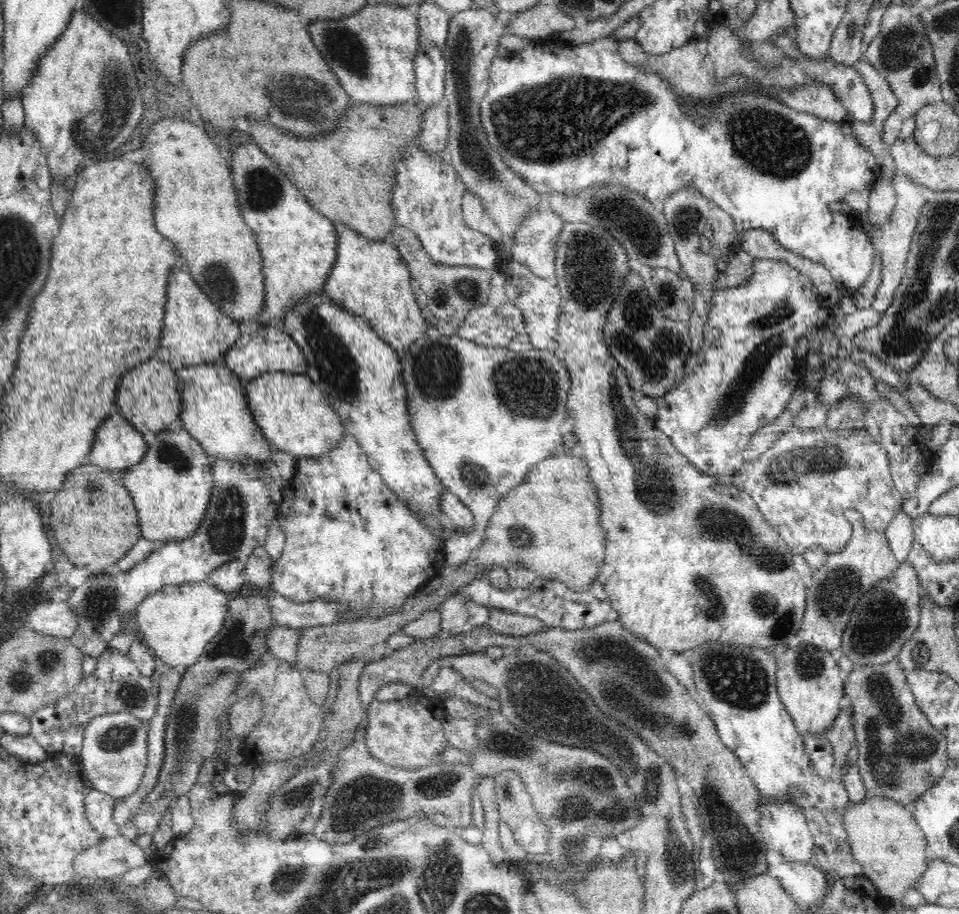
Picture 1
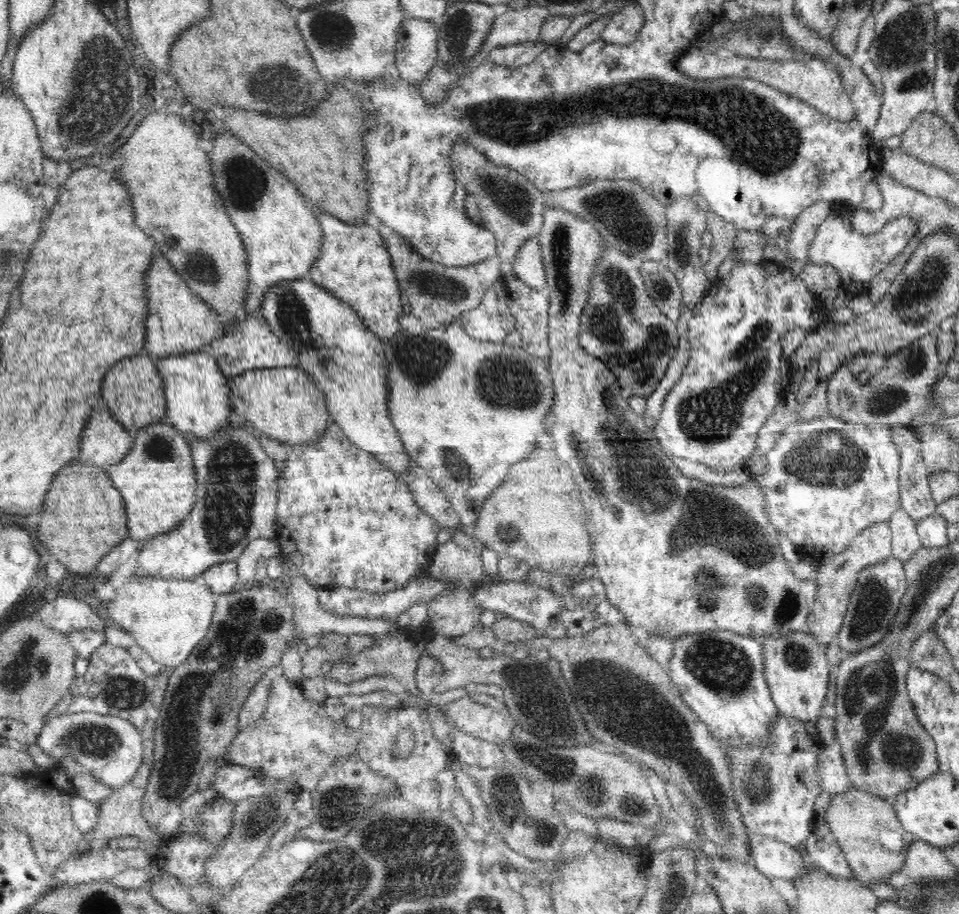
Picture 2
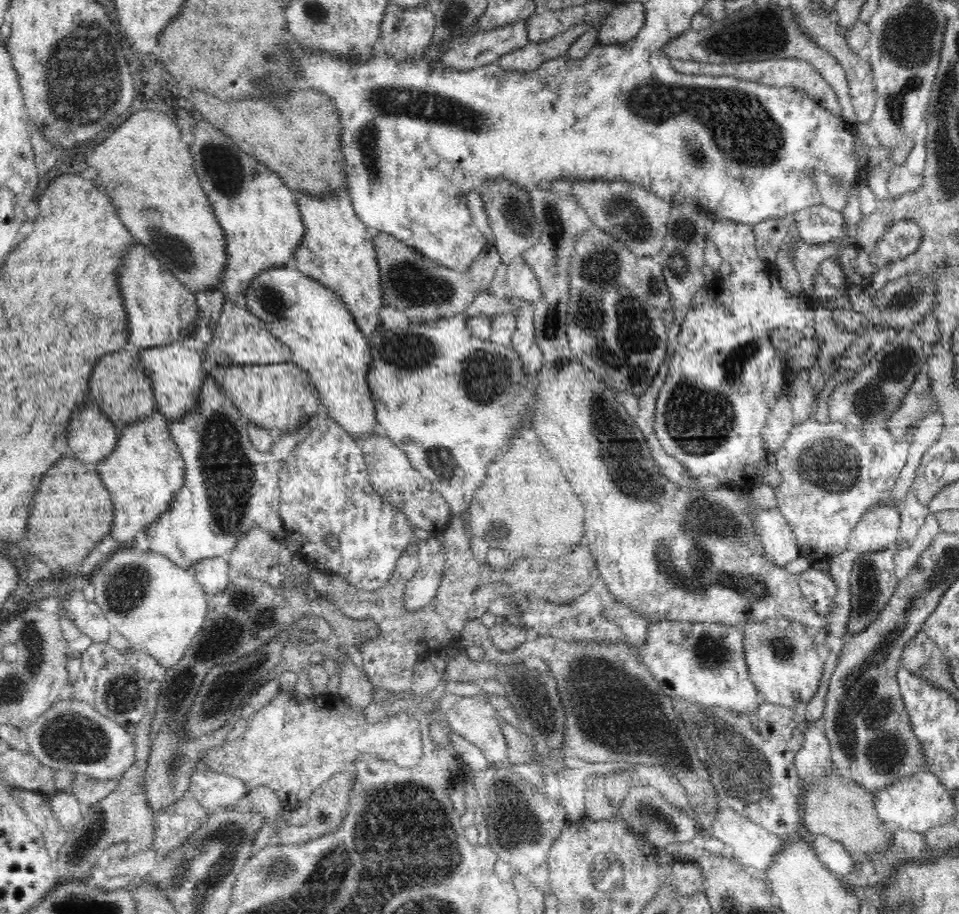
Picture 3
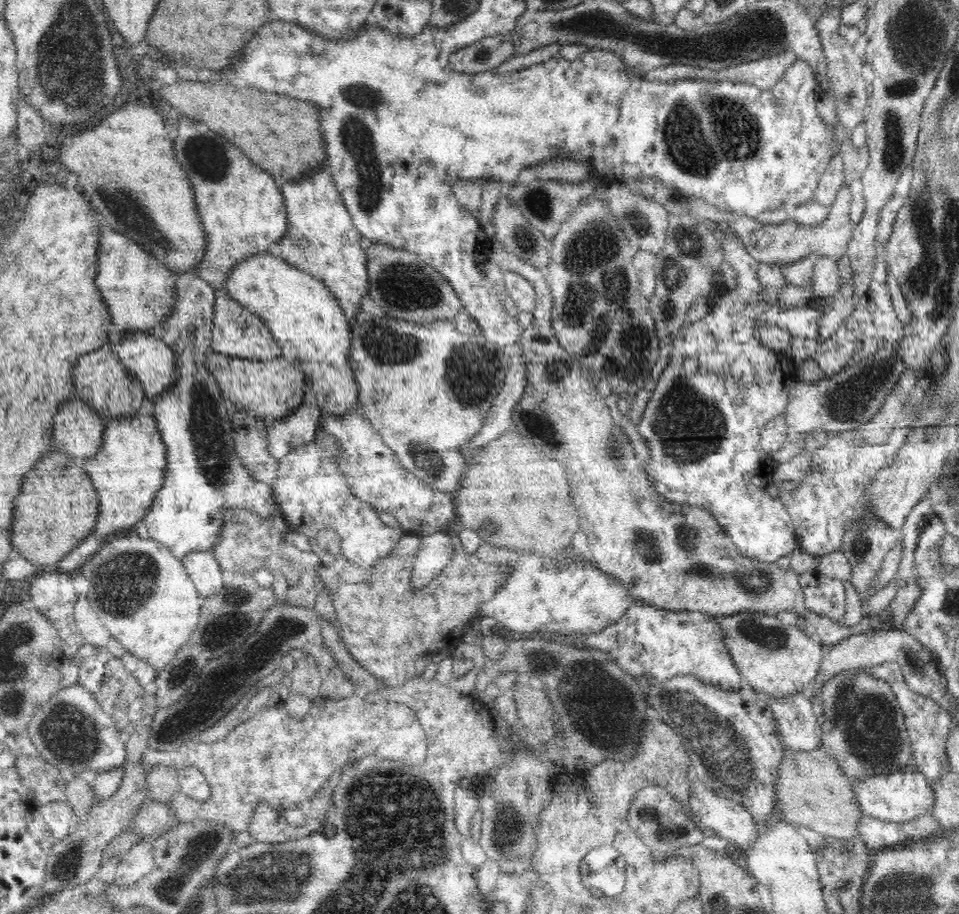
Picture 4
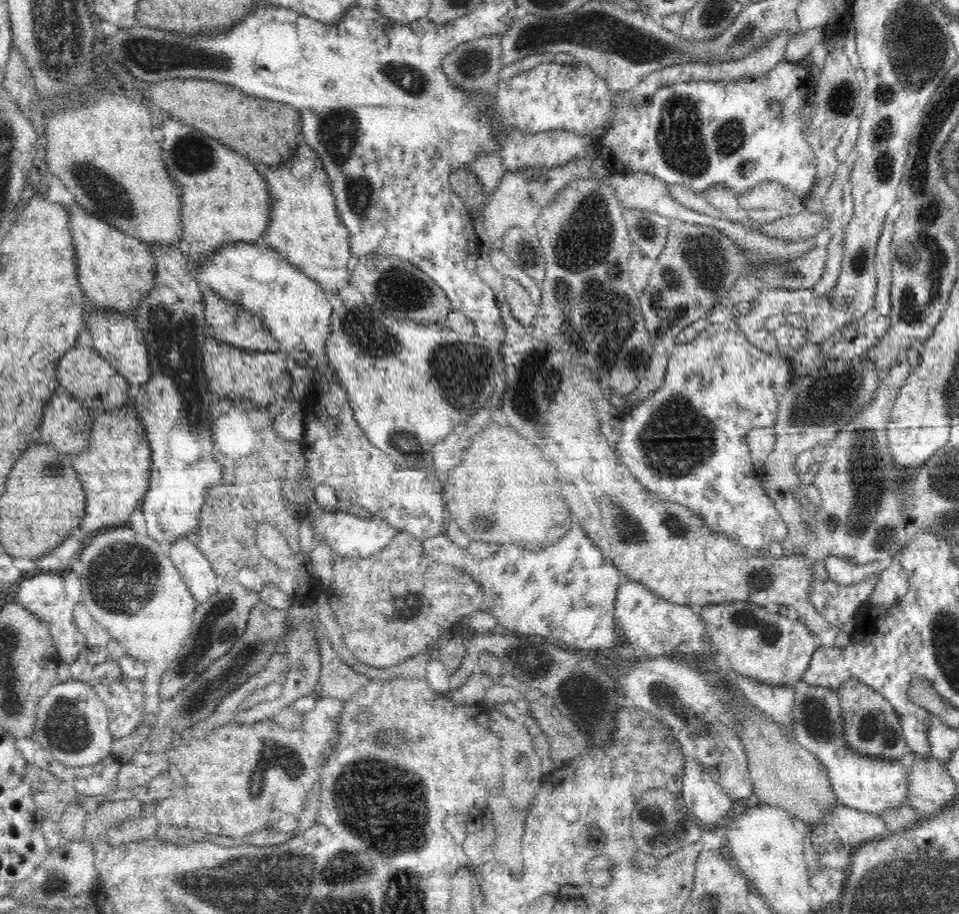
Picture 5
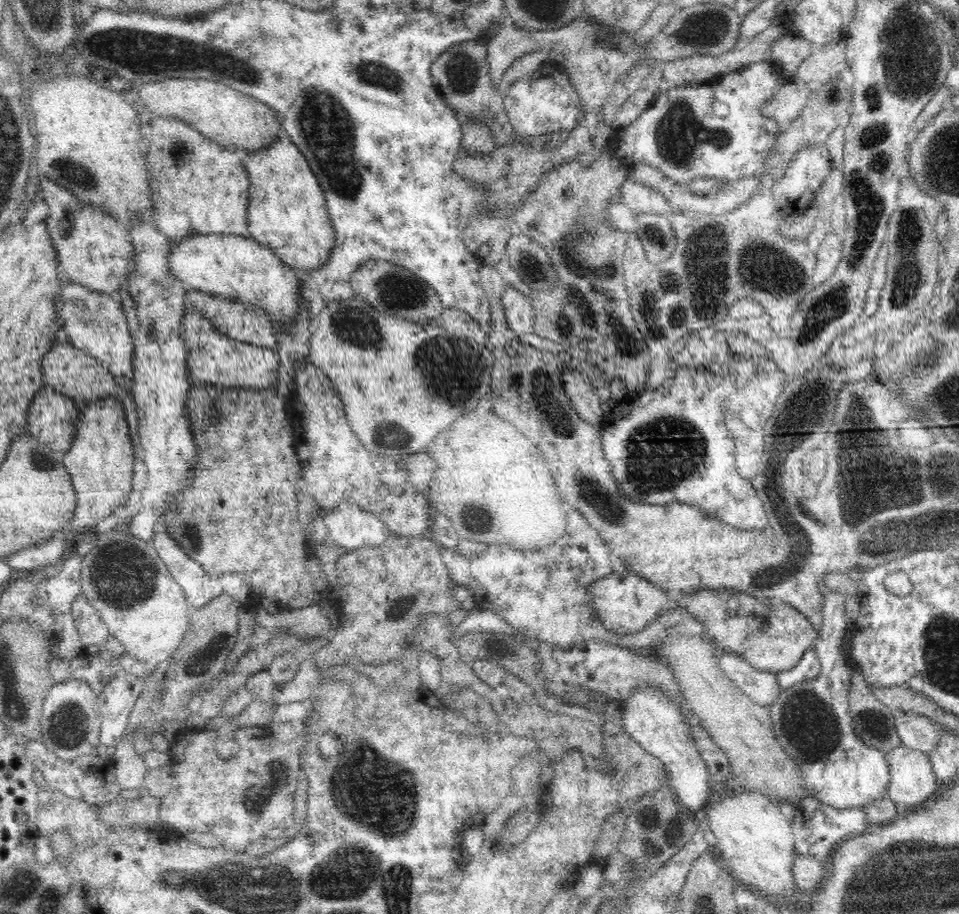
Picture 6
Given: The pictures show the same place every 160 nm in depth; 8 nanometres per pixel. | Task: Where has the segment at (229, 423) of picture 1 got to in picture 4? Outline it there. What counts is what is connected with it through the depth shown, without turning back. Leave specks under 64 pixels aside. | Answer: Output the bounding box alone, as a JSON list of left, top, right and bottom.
[111,331,178,400]

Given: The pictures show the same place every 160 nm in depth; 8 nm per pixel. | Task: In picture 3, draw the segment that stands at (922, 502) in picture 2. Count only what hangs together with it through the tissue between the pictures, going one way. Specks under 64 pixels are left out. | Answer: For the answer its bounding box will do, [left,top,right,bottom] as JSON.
[899,490,932,540]

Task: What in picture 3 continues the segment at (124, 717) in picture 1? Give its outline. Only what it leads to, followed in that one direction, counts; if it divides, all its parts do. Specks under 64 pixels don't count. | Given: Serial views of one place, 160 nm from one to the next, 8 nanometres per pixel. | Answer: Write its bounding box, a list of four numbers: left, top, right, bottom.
[24,695,136,780]

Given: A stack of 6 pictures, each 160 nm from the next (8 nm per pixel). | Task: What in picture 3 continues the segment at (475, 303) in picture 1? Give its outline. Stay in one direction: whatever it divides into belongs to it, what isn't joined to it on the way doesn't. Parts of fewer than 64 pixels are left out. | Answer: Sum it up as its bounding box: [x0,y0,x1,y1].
[369,188,503,323]

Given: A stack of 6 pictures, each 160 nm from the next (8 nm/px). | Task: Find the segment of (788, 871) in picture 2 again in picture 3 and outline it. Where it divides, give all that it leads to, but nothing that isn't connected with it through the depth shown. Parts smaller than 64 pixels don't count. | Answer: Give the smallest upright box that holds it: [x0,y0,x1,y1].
[708,806,784,876]

